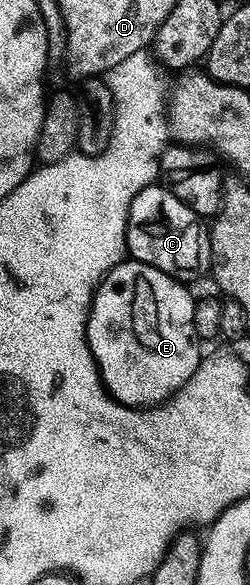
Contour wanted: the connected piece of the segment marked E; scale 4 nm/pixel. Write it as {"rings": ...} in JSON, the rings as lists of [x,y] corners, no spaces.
{"rings":[[[131,258],[121,260],[118,266],[111,268],[104,277],[100,279],[100,285],[92,296],[92,307],[88,310],[88,321],[86,322],[86,338],[90,346],[90,354],[96,363],[96,369],[108,390],[108,395],[117,400],[119,404],[126,404],[130,408],[147,408],[164,403],[169,396],[173,396],[178,388],[181,388],[194,374],[194,370],[200,365],[202,351],[198,345],[198,337],[195,332],[194,314],[197,301],[187,292],[185,285],[172,276],[167,276],[162,270],[158,270],[149,264],[143,264]]]}

